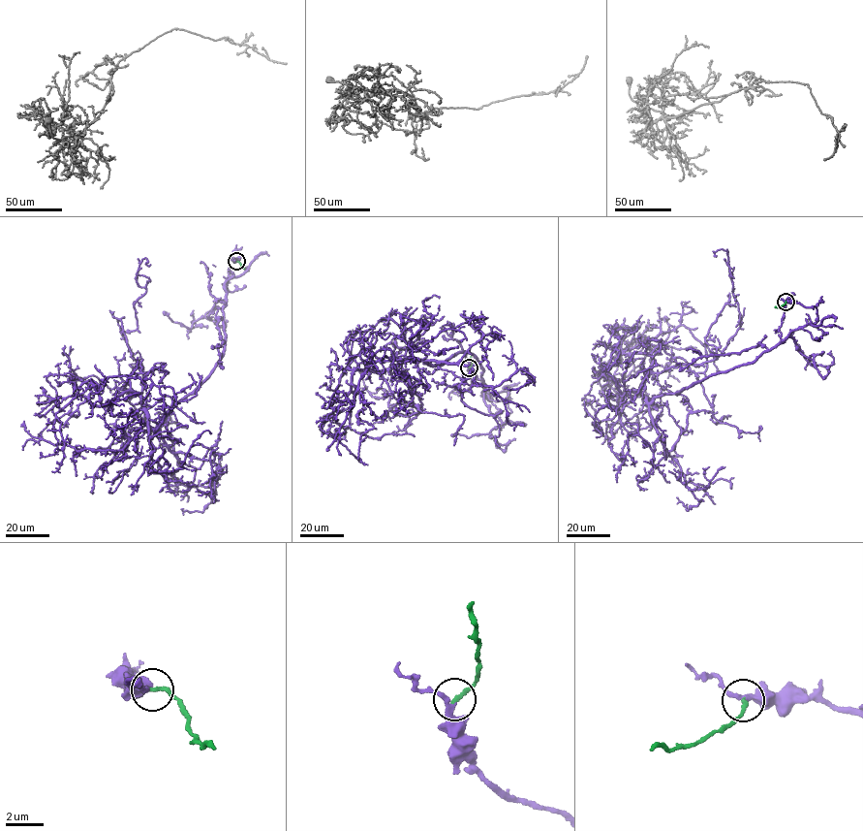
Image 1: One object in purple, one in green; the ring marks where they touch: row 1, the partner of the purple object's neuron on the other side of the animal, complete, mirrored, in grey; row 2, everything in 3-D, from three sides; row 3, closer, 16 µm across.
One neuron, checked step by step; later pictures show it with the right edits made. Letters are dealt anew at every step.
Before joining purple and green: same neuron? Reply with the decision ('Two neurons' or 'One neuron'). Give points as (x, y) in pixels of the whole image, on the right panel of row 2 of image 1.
One neuron

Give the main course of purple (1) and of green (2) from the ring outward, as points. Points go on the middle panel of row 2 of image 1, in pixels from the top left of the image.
1: (469, 367), (491, 400), (472, 354), (406, 358), (421, 408), (404, 430), (366, 372)
2: (469, 367), (471, 356)

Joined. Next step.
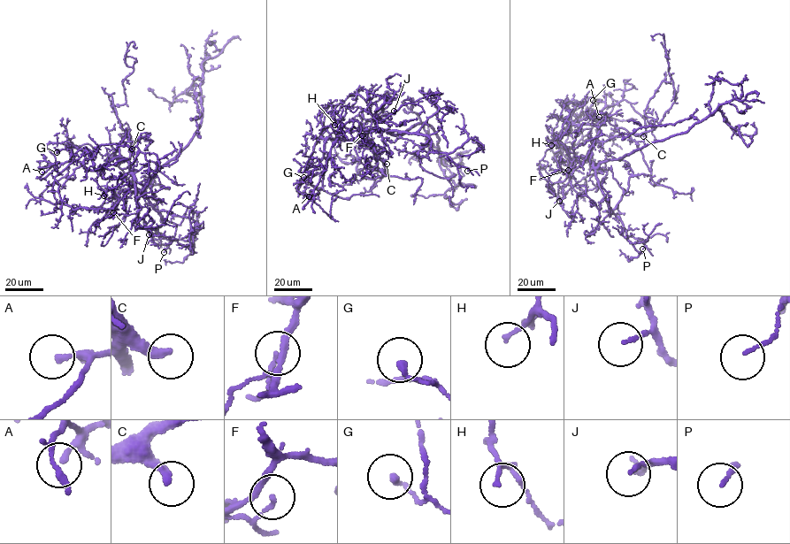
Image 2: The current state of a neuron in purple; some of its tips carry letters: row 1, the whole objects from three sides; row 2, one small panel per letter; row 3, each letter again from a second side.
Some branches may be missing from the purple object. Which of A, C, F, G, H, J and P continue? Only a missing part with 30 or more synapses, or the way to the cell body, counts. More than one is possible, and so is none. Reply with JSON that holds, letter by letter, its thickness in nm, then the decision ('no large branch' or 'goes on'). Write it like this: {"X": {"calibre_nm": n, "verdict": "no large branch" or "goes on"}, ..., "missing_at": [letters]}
{"A": {"calibre_nm": 130, "verdict": "no large branch"}, "C": {"calibre_nm": 280, "verdict": "goes on"}, "F": {"calibre_nm": 120, "verdict": "no large branch"}, "G": {"calibre_nm": 190, "verdict": "no large branch"}, "H": {"calibre_nm": 90, "verdict": "no large branch"}, "J": {"calibre_nm": 90, "verdict": "no large branch"}, "P": {"calibre_nm": 100, "verdict": "no large branch"}, "missing_at": ["C"]}

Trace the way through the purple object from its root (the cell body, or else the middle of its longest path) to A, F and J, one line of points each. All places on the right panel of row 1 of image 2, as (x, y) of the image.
A: (605, 161), (594, 167), (588, 157), (598, 126), (571, 123), (602, 110), (610, 94), (612, 111), (599, 117)
F: (605, 161), (594, 167), (587, 157), (579, 157), (569, 162), (565, 171), (568, 170)
J: (605, 161), (594, 167), (586, 158), (570, 176), (563, 187), (563, 197), (559, 201)

